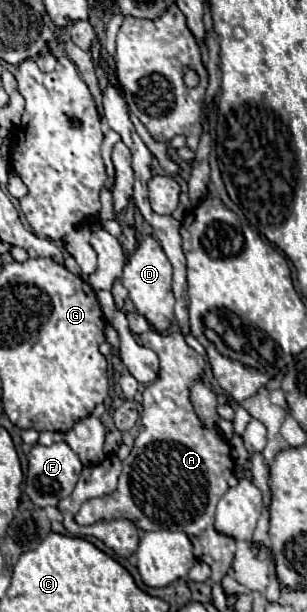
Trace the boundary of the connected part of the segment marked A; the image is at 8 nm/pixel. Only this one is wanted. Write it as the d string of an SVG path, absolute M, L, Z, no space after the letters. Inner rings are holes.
M147 331L141 335L145 347L153 349L161 361L159 377L143 391L141 429L131 455L123 461L119 487L113 495L89 499L77 513L79 525L99 519L127 515L143 531L183 531L189 535L195 557L211 567L211 581L219 583L229 573L237 541L215 529L215 505L227 493L227 477L233 475L229 443L219 435L219 425L205 425L189 401L189 387L203 375L205 359L187 345L181 333L161 335Z

